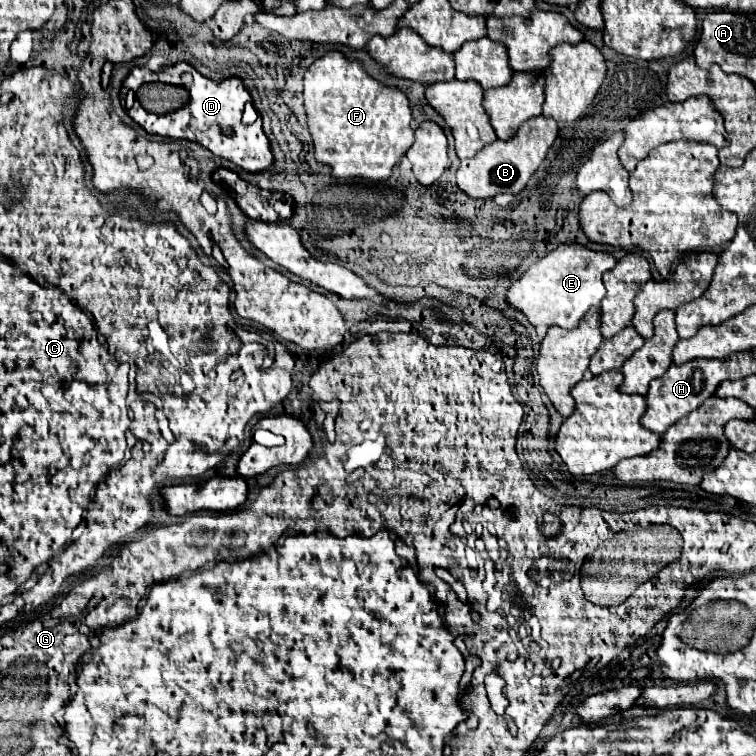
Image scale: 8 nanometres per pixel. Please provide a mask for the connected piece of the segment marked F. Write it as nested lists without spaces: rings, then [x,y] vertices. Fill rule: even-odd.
[[[327,51],[321,59],[313,61],[305,71],[305,111],[307,111],[307,127],[315,145],[315,159],[331,165],[331,175],[339,179],[365,179],[373,183],[381,183],[389,179],[393,167],[413,145],[413,127],[411,127],[411,107],[409,97],[397,89],[383,85],[373,79],[361,61],[351,61],[341,51]]]

